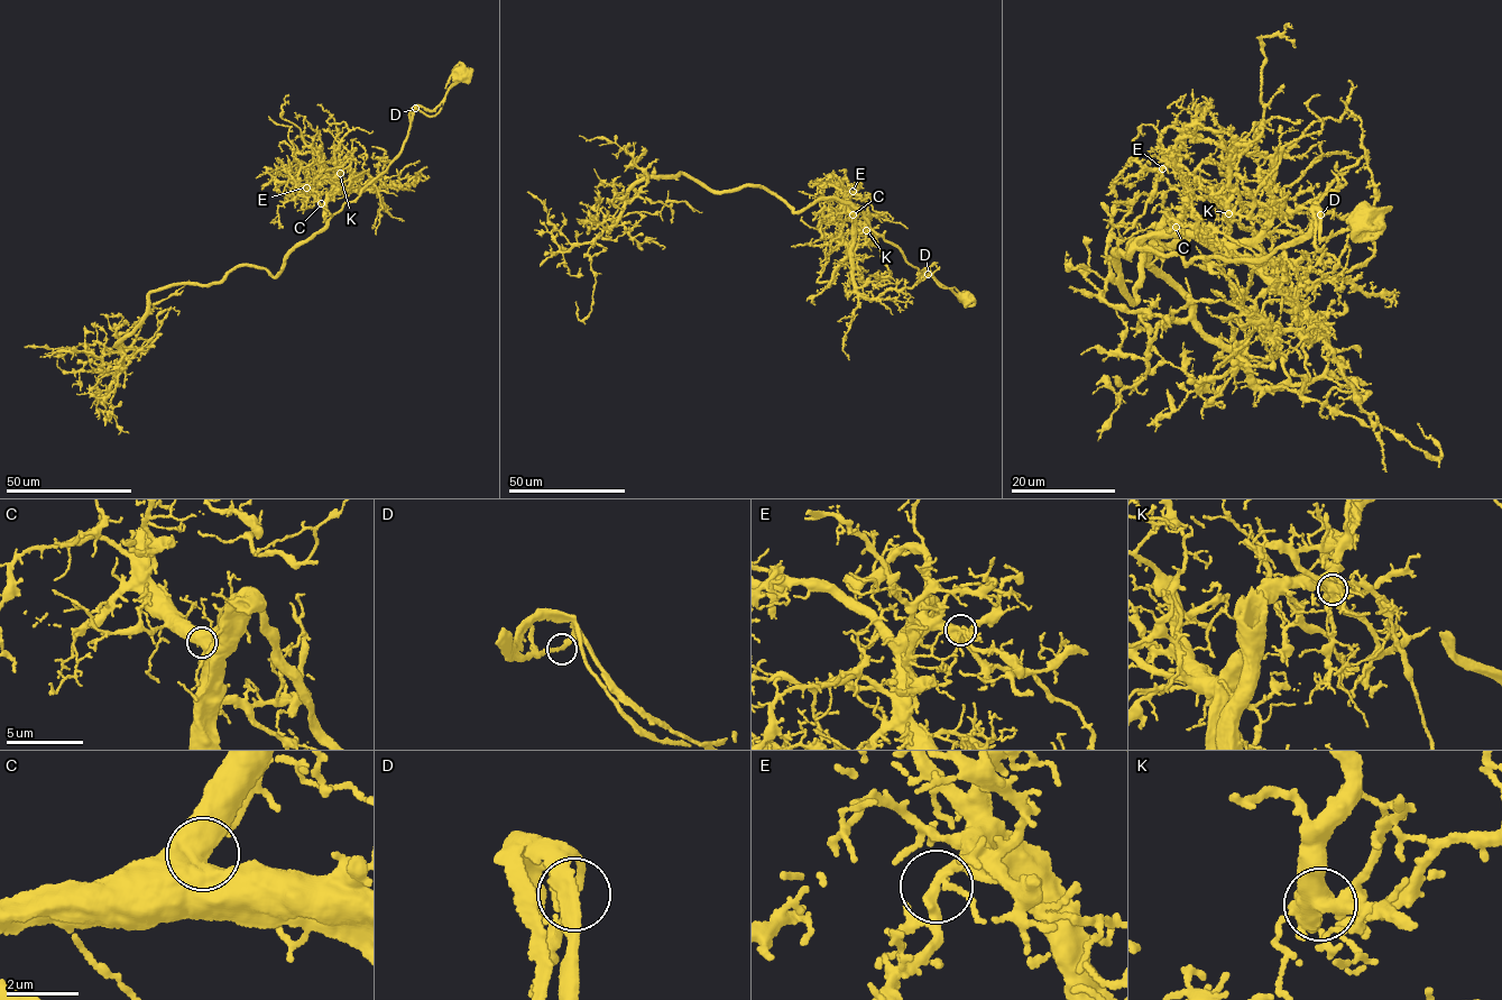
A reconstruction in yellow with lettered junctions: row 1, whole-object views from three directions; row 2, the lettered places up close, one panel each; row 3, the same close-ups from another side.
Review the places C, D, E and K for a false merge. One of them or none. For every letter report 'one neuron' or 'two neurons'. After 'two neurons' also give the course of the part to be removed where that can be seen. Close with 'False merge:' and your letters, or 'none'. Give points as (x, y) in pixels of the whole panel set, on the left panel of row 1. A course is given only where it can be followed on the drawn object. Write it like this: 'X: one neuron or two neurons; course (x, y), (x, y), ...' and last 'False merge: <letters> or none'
C: one neuron
D: one neuron
E: one neuron
K: one neuron
False merge: none

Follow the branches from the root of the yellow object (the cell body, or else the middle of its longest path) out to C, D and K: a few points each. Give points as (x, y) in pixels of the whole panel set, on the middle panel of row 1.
C: (967, 296), (936, 281), (931, 273), (921, 274), (900, 248), (869, 227), (862, 208), (853, 214)
D: (967, 296), (956, 294), (936, 281), (931, 273), (928, 274)
K: (967, 296), (936, 281), (931, 273), (921, 274), (900, 248), (869, 227), (862, 207), (854, 234), (866, 230)

